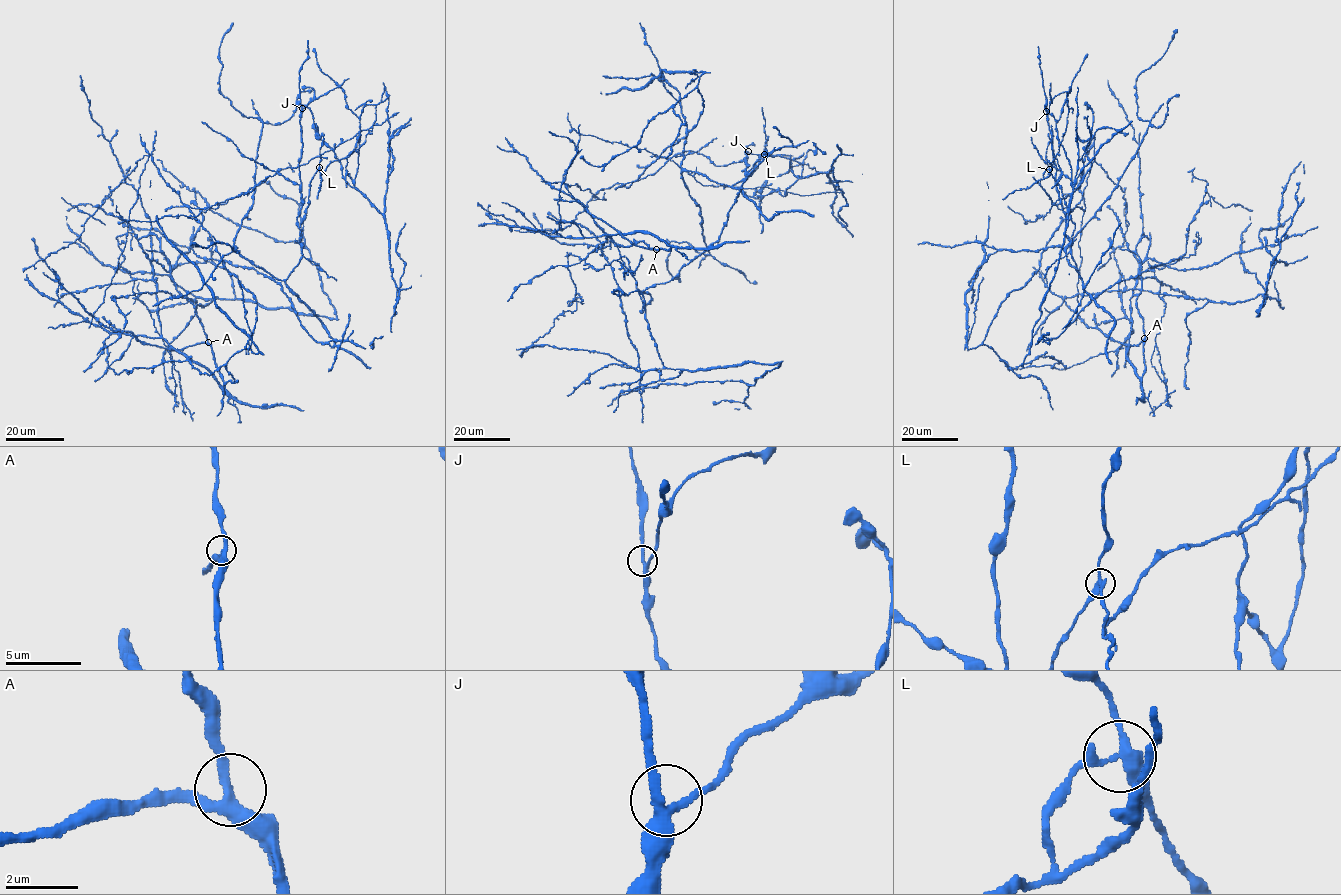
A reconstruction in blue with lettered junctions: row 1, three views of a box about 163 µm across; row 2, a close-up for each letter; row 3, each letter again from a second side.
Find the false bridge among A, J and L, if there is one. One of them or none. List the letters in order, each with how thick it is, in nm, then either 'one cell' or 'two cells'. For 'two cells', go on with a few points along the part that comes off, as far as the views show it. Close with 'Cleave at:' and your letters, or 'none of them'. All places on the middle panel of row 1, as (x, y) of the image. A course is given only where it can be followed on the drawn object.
A: 320 nm | one cell
J: 240 nm | one cell
L: 300 nm | two cells | (764, 153), (765, 148), (768, 155), (792, 159), (819, 172), (798, 177)
Cleave at: L

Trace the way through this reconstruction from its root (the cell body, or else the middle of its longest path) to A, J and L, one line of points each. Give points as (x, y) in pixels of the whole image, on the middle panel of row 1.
A: (703, 104), (692, 89), (601, 166), (576, 155), (561, 185), (562, 236), (620, 234), (656, 249)
J: (703, 104), (638, 179), (670, 159), (705, 186), (785, 196), (790, 160), (765, 148), (746, 180), (748, 151)
L: (703, 104), (697, 124), (639, 179), (670, 159), (705, 186), (785, 196), (798, 178), (790, 160), (764, 153)

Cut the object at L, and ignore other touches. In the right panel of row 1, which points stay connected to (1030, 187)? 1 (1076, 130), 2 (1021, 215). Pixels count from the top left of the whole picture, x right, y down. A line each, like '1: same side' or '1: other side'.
1: other side
2: other side

